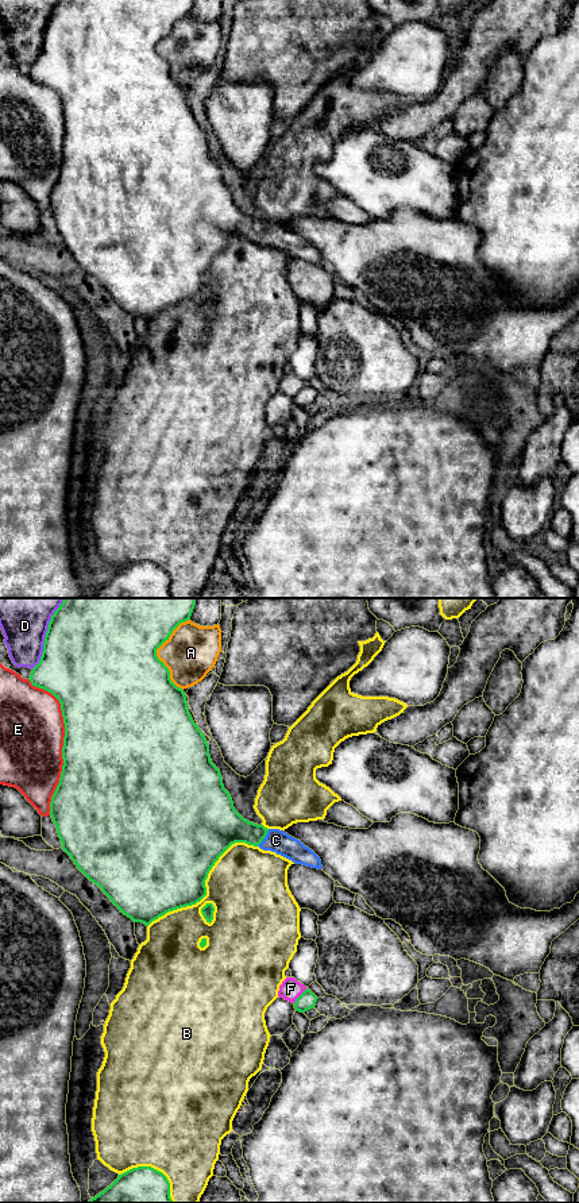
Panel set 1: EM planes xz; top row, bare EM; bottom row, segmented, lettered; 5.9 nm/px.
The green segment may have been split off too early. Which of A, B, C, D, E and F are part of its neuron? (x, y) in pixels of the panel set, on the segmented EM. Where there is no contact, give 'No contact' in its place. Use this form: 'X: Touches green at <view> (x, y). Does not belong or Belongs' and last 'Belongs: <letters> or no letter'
A: Touches green at xz (155, 654). Does not belong
B: Touches green at xz (204, 886). Does not belong
C: Touches green at xz (265, 836). Belongs
D: Touches green at xz (46, 633). Does not belong
E: Touches green at xz (64, 743). Does not belong
F: Touches green at xz (298, 997). Does not belong
Belongs: C

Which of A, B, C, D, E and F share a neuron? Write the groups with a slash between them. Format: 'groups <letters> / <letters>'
groups A / B / C / D / E / F

